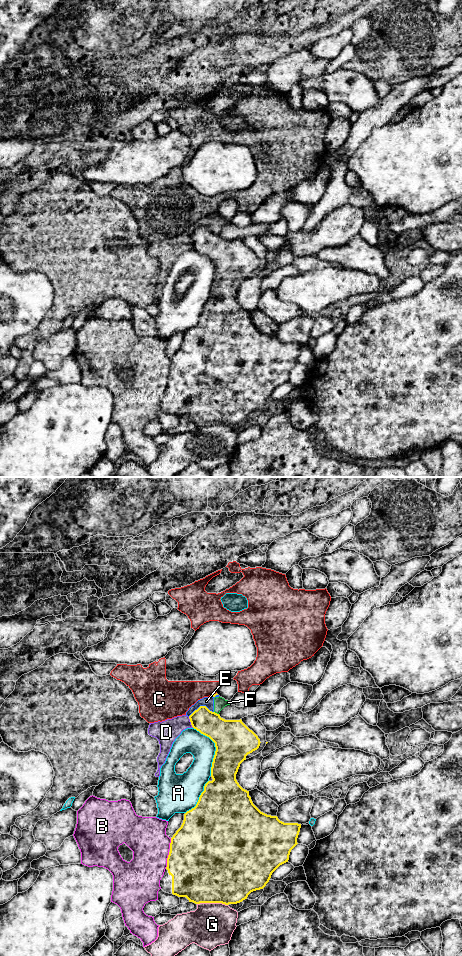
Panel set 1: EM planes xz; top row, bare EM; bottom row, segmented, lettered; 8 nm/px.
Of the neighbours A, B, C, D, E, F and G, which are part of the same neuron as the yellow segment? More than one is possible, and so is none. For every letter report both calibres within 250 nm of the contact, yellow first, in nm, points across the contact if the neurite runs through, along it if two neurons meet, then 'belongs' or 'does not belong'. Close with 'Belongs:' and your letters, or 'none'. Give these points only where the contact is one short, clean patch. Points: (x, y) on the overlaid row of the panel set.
A: 300/200 nm | does not belong
B: 500/320 nm | does not belong
C: 20/220 nm | along xz (216, 692), (210, 695) | does not belong
D: 200/180 nm | along xz (188, 717), (193, 727) | does not belong
E: 200/80 nm | along xz (213, 711), (210, 711), (205, 706), (199, 706), (188, 716) | does not belong
F: 300/100 nm | does not belong
G: 500/360 nm | along xz (197, 903), (224, 903), (227, 905) | does not belong
Belongs: none

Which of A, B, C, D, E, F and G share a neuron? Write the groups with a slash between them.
A / B / C / D E F / G

